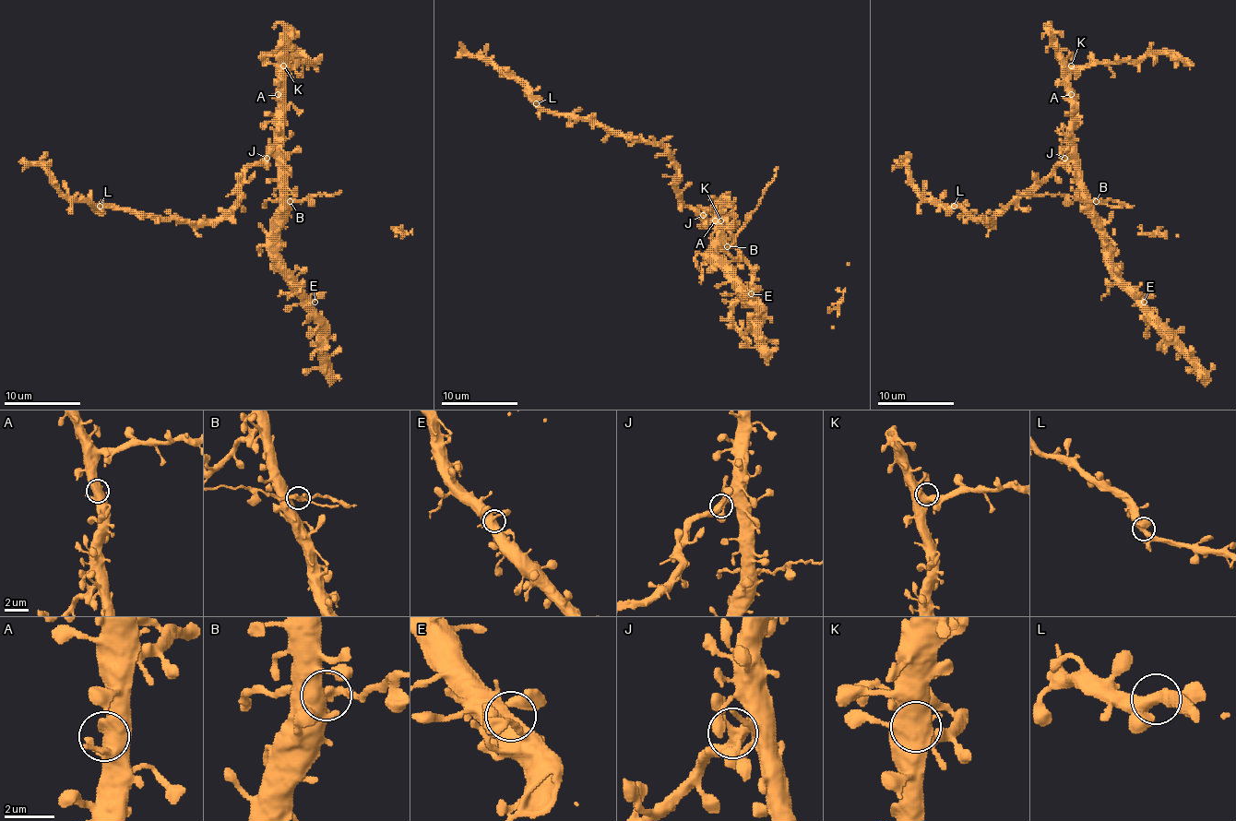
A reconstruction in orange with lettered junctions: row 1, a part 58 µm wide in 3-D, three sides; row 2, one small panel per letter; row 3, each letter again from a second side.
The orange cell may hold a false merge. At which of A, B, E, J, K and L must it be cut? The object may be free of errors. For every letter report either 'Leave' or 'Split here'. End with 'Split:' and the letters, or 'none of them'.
A: Leave
B: Split here
E: Leave
J: Leave
K: Leave
L: Leave
Split: B

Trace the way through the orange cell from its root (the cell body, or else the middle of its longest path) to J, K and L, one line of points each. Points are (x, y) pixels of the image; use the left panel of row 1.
J: (247, 170), (267, 158)
K: (247, 170), (255, 165), (274, 144), (274, 129), (281, 113), (283, 65)
L: (247, 170), (242, 183), (242, 198), (226, 213), (214, 220), (187, 223), (100, 206)

